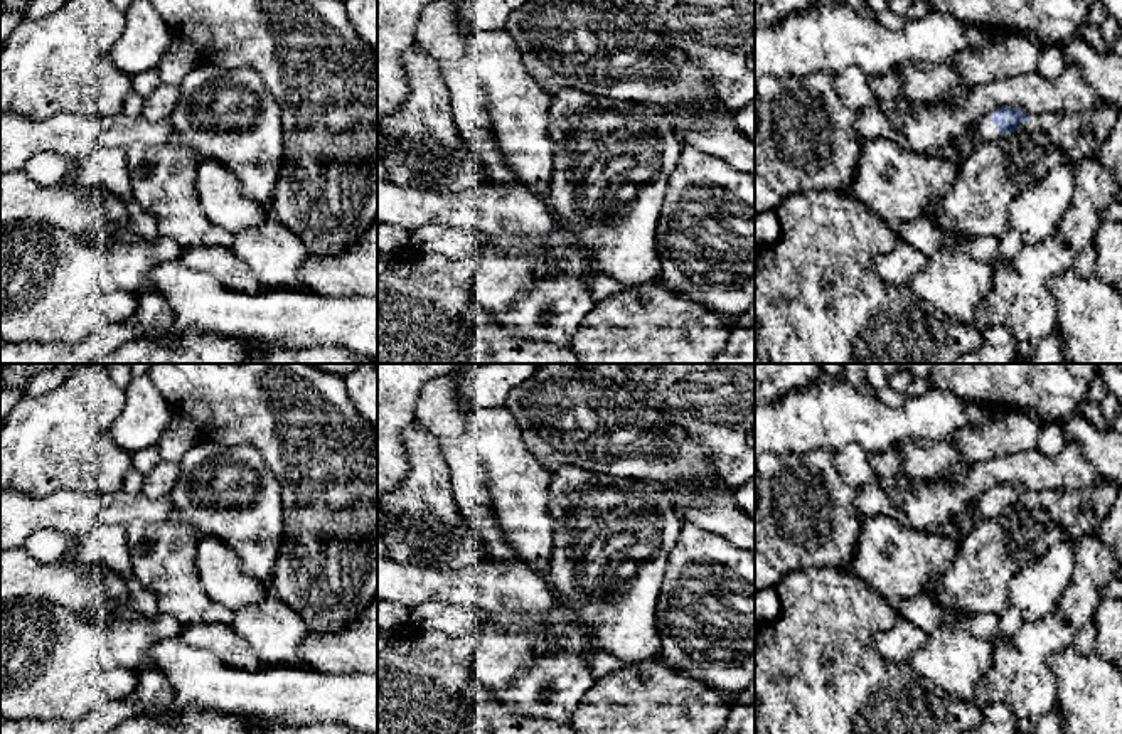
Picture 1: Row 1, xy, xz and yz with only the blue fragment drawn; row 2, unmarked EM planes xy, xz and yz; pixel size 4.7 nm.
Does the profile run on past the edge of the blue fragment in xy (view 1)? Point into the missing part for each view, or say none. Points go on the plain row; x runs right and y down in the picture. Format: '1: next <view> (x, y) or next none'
1: next none

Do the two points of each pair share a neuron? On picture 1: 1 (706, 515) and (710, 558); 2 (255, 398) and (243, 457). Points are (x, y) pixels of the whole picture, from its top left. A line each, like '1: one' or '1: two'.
1: two
2: two

